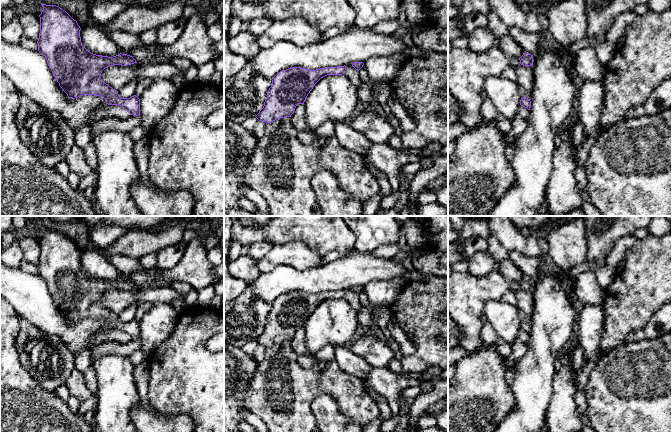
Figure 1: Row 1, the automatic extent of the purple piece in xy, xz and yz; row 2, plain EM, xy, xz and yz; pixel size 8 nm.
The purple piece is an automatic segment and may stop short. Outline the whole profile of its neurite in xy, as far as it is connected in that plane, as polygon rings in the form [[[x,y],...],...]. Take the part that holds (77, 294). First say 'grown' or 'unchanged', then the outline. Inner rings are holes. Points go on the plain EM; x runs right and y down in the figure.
unchanged; [[[42,228],[43,234],[40,241],[40,257],[38,275],[41,276],[51,293],[59,310],[69,322],[75,323],[83,319],[101,320],[108,329],[119,329],[133,340],[140,339],[140,323],[134,319],[130,322],[122,322],[118,315],[106,308],[101,302],[102,295],[113,289],[127,290],[137,287],[127,278],[118,278],[113,281],[96,279],[82,270],[80,250],[65,234],[56,229]]]

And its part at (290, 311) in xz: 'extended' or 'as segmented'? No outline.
as segmented

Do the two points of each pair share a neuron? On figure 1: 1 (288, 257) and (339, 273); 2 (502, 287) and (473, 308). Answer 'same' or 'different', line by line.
1: different
2: same

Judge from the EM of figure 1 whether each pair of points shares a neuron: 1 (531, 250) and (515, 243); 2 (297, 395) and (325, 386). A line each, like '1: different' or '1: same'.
1: same
2: same

